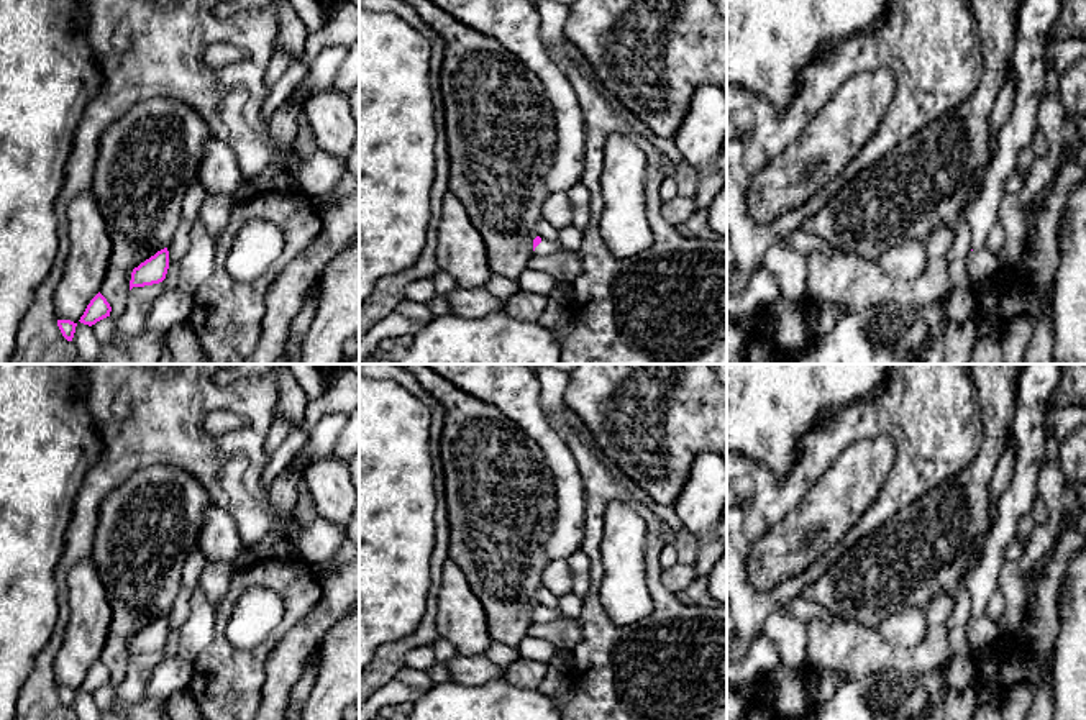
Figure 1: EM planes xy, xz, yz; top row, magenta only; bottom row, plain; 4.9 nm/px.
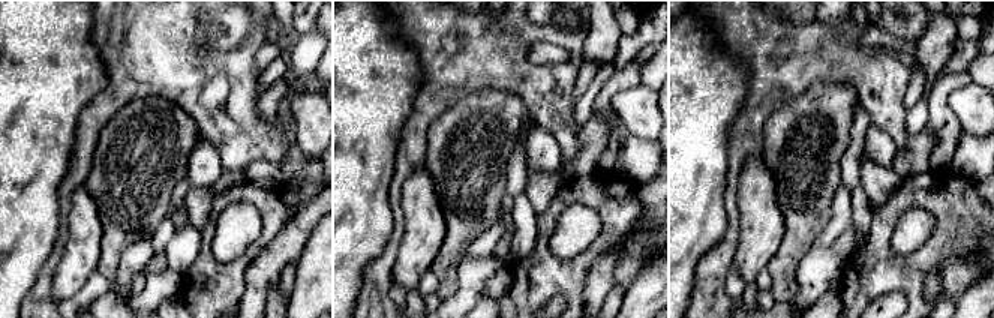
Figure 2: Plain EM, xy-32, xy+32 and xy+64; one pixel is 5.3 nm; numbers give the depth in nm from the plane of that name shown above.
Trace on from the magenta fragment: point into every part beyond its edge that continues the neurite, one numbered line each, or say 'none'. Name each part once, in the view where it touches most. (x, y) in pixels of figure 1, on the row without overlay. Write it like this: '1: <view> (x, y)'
1: xz (545, 615)

